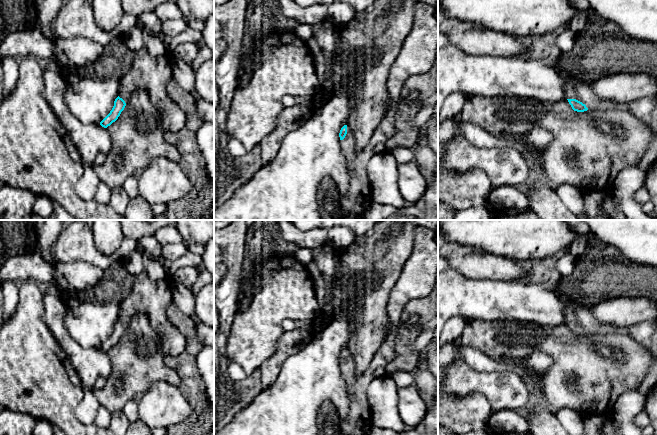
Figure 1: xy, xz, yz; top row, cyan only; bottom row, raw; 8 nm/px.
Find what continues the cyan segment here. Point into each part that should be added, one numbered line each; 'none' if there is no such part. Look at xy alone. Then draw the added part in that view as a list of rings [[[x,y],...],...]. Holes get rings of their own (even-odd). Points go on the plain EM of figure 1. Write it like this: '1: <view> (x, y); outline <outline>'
1: xy (150, 297); outline [[[143,270],[141,273],[134,276],[132,291],[120,304],[118,320],[127,328],[134,314],[144,314],[148,318],[152,328],[157,332],[165,355],[176,356],[185,350],[186,339],[167,319],[166,311],[171,303],[172,291],[170,277],[153,280],[148,276],[147,272]]]

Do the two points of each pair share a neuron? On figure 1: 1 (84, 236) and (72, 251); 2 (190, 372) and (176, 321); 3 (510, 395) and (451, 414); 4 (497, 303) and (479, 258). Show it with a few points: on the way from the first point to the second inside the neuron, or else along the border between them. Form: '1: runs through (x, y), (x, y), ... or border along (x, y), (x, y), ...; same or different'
1: runs through (80, 240), (73, 247); same
2: runs through (190, 359), (189, 333); same
3: border along (464, 396), (470, 393), (481, 393), (492, 411); different
4: border along (464, 276), (470, 279), (510, 281); different

